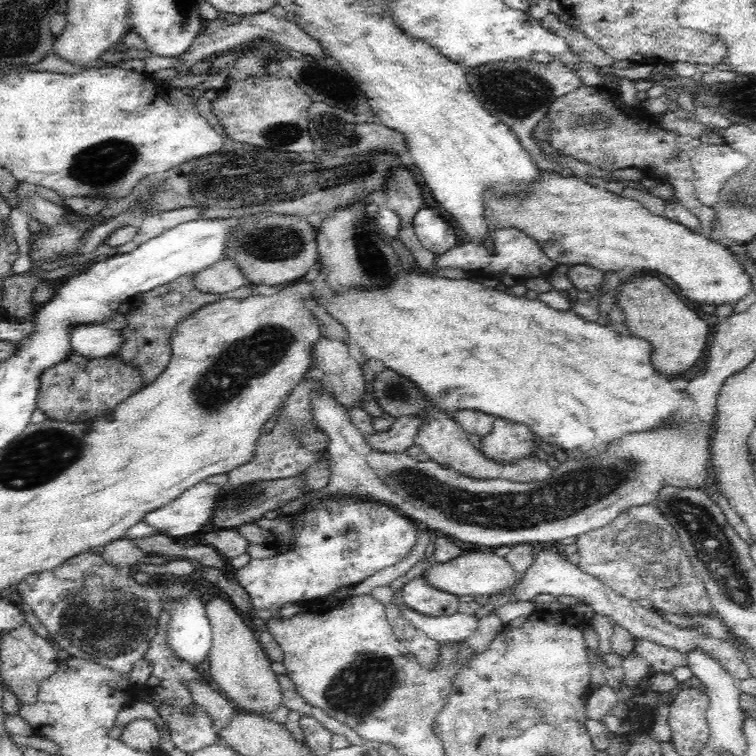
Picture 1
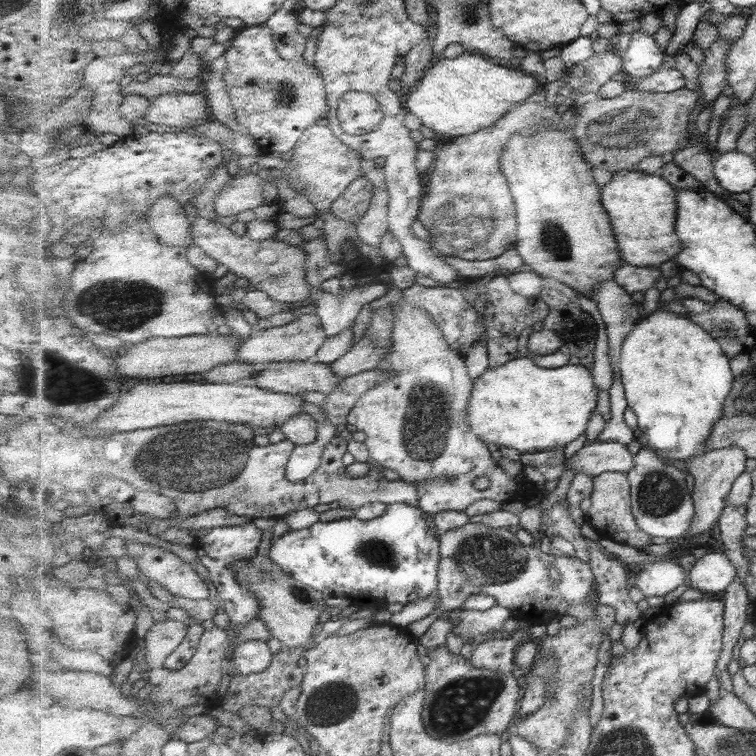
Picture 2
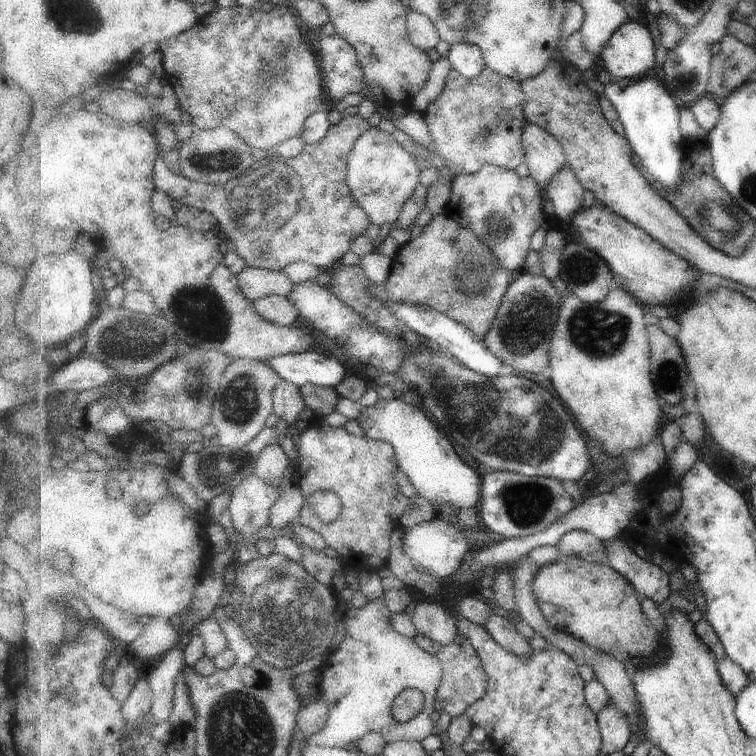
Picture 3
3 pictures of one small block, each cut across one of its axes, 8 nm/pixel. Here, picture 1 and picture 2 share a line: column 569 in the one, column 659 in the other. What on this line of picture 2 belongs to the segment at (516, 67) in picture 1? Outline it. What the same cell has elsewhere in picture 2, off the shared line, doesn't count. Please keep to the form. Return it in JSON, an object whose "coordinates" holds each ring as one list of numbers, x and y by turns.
{"coordinates":[[661,67,653,71,649,77,631,77,627,71,618,72,614,79,625,82,630,88,645,90,645,92,675,92,685,88,689,82,685,75,675,67]]}

